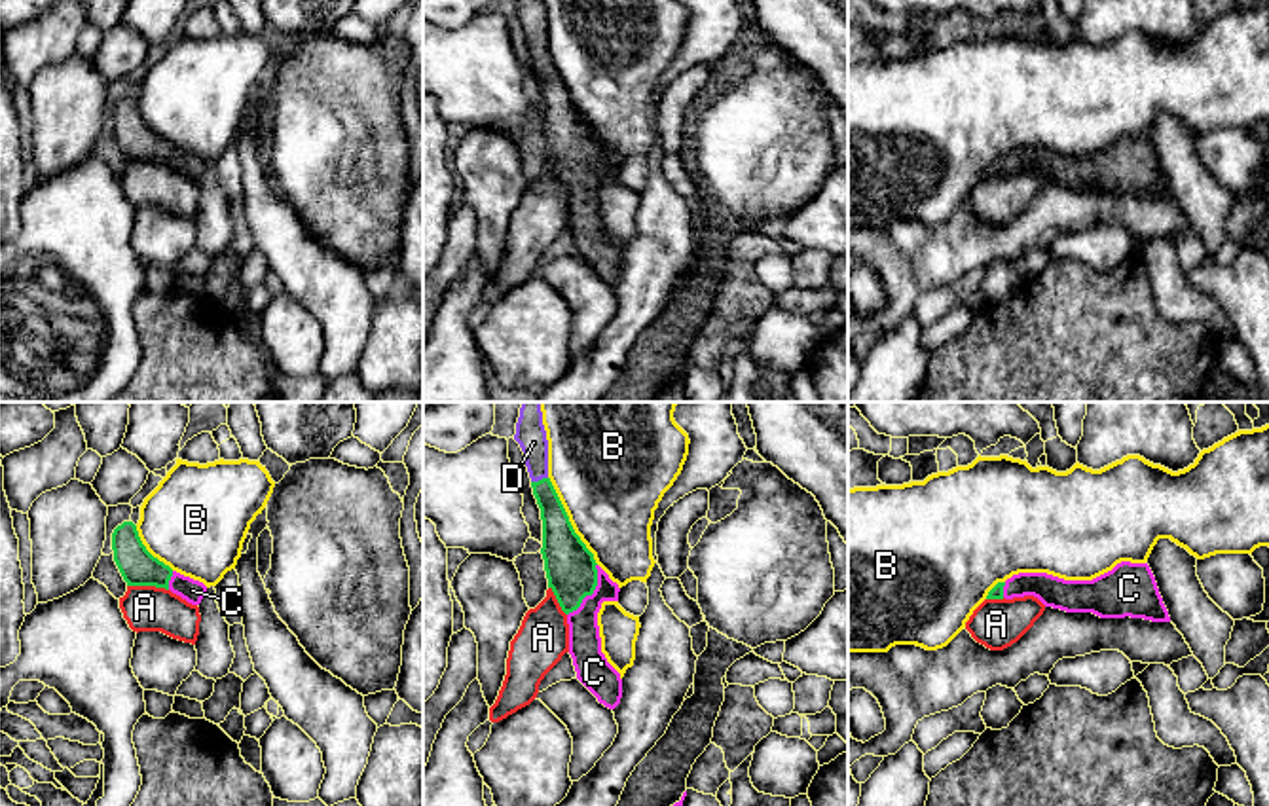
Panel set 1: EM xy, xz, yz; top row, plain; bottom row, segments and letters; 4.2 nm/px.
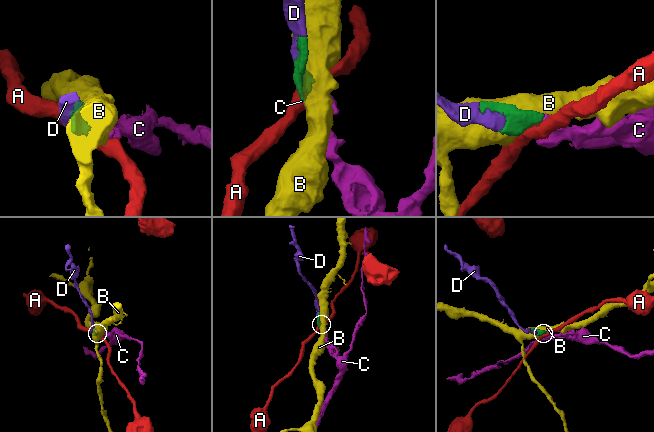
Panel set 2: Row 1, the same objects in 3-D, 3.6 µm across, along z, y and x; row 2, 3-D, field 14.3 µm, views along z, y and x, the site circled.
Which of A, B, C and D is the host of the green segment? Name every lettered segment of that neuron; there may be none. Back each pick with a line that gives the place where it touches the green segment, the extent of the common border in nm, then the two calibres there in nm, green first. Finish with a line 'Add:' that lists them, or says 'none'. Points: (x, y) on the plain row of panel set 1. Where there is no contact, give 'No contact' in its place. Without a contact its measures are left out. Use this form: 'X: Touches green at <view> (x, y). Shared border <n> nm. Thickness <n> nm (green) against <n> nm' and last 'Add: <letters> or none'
C: Touches green at xz (592, 167). Shared border 260 nm. Thickness 220 nm (green) against 140 nm
D: Touches green at xz (539, 55). Shared border 80 nm. Thickness 140 nm (green) against 120 nm
Add: C, D

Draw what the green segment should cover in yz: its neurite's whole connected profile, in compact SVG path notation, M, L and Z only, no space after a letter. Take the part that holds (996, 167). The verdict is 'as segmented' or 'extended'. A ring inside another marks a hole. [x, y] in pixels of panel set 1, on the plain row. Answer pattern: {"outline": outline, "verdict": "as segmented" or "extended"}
{"outline": "M1121 137L1093 156L1064 156L1047 148L1019 148L998 157L986 174L1034 171L1045 182L1093 188L1100 193L1170 197L1148 138Z", "verdict": "extended"}

